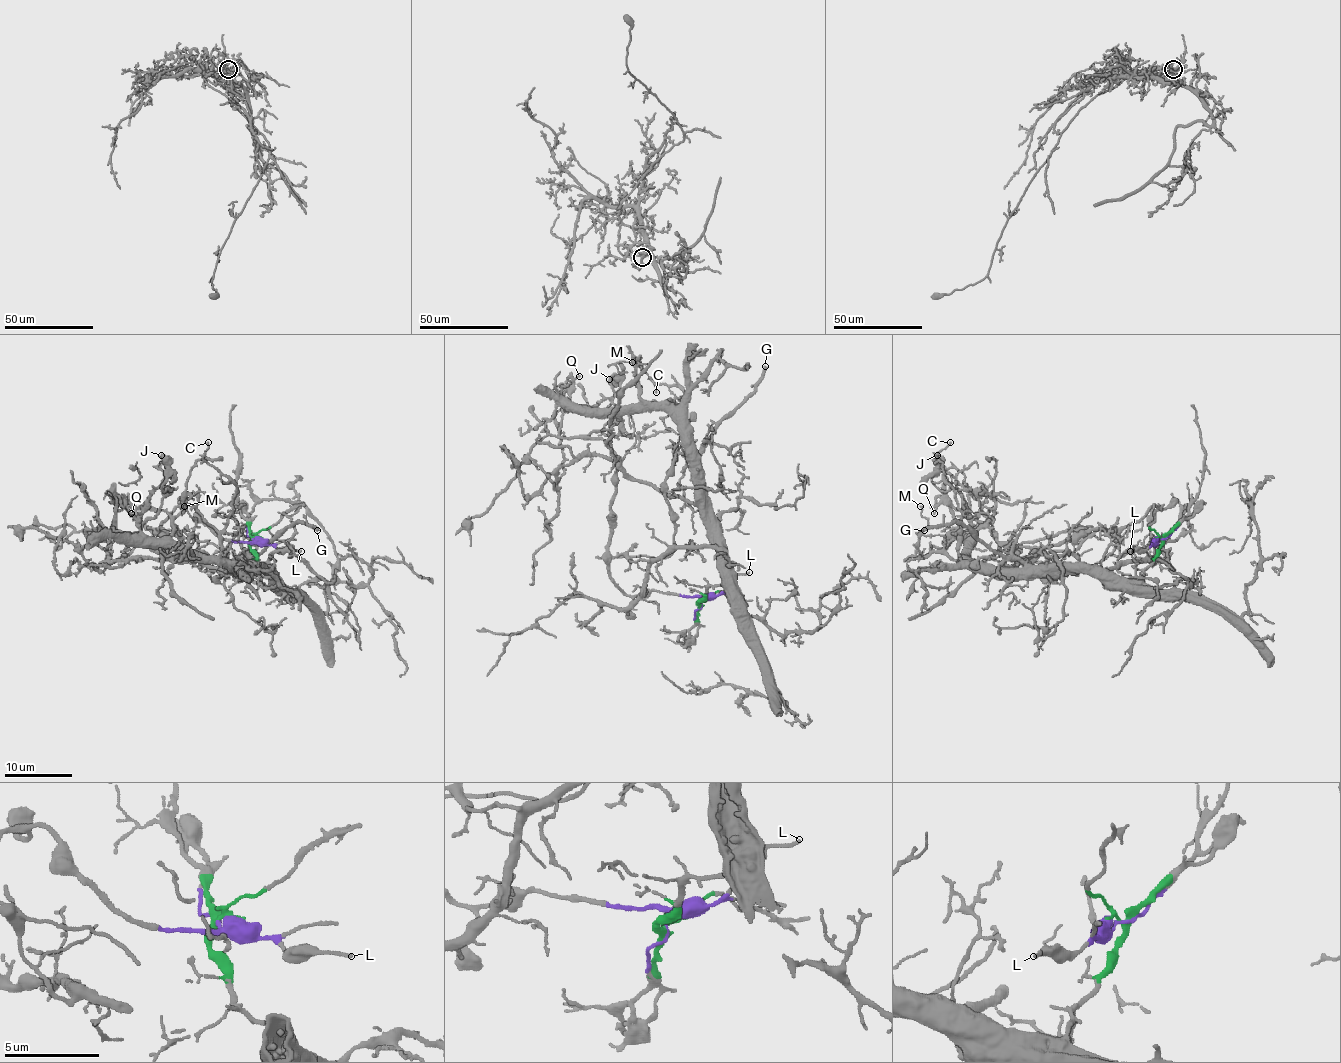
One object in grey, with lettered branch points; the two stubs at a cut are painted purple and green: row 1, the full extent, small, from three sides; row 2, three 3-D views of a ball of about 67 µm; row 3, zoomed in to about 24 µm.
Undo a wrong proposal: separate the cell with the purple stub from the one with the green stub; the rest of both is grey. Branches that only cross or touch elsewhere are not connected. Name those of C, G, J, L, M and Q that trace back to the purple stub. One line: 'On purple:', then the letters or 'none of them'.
On purple: J, L, Q

